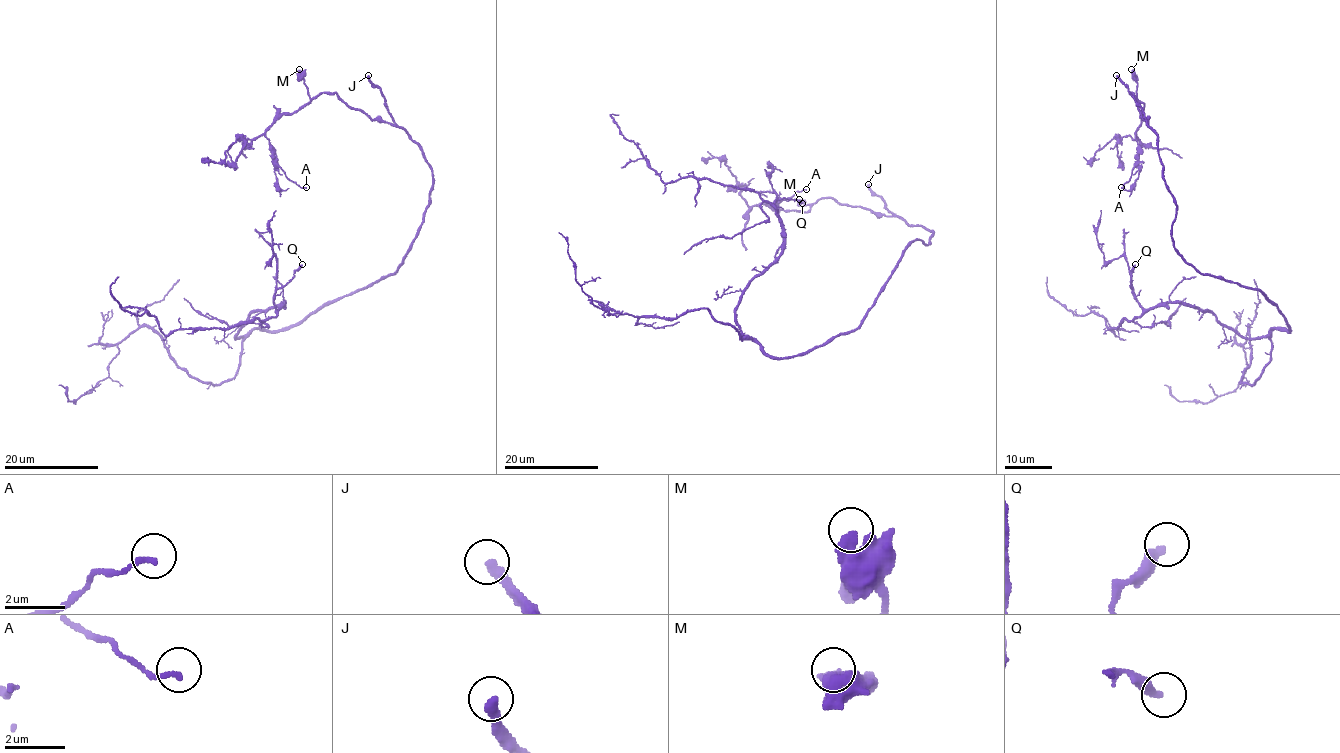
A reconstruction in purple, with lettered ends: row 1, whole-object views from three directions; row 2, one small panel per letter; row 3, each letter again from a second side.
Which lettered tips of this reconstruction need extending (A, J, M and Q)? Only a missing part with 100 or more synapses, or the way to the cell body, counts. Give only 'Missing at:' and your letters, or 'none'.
Missing at: J

